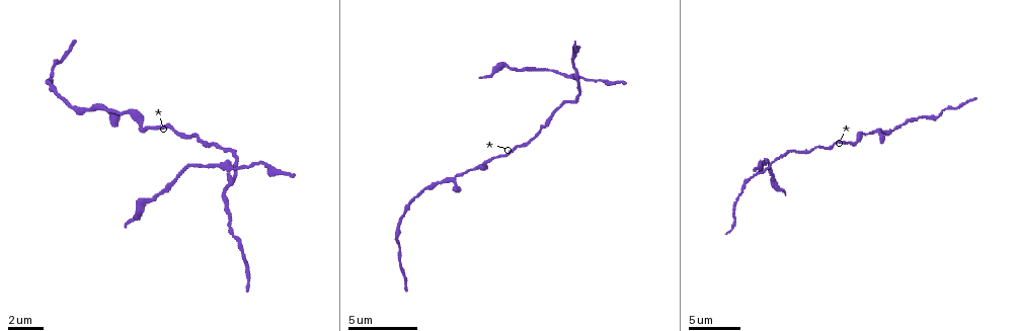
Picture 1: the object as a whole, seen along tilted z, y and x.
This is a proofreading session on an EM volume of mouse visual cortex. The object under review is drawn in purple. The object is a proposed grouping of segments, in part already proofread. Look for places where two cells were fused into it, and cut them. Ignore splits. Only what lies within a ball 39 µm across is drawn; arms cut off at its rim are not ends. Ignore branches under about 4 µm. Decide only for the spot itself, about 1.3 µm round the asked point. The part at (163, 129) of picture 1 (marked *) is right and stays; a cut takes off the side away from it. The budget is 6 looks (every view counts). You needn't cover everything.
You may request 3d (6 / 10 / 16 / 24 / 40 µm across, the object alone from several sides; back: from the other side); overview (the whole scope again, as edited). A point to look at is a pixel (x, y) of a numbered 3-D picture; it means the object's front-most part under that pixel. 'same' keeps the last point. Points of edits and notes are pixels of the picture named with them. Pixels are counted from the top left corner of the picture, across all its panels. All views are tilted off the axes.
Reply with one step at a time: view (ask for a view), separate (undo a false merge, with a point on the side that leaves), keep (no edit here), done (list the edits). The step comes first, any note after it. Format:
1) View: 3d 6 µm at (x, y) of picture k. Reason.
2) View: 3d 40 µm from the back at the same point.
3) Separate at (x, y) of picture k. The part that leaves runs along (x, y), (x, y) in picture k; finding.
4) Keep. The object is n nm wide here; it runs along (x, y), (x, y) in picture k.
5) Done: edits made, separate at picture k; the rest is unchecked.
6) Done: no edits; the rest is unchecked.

View: 3d 10 µm at (144, 130) of picture 1. Sudden change in width.

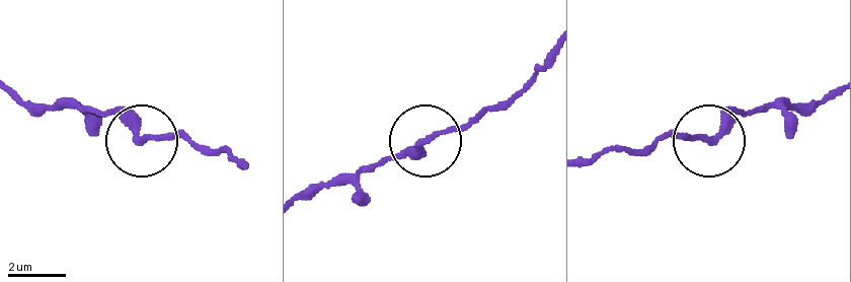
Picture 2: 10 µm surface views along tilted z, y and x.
View: 3d 10 µm from the back at (711, 138) of picture 2.

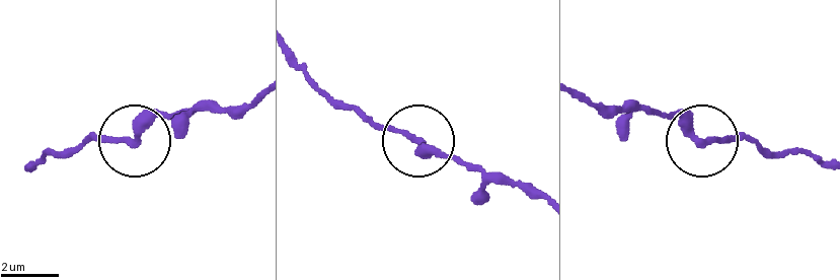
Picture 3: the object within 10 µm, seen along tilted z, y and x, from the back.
Keep. It runs along (739, 141), (702, 138), (664, 113) in picture 3; one cell here.

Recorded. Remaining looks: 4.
View: 3d 16 µm at (893, 129) of picture 1. A narrow waist.

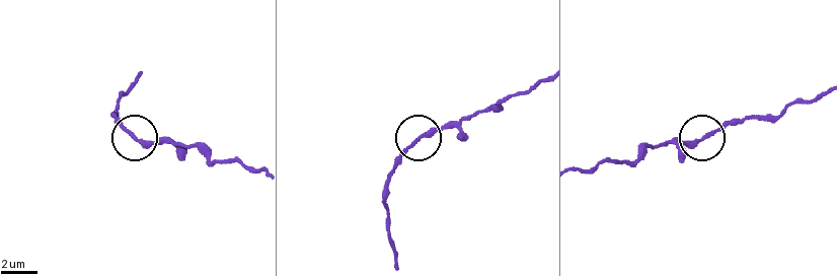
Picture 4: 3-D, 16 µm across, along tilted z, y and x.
Keep. It runs along (609, 162), (634, 159), (651, 145), (697, 140), (738, 119) in picture 4; all the same cell.

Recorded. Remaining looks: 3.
View: 3d 16 µm at (224, 167) of picture 1. Looks like a crossing.

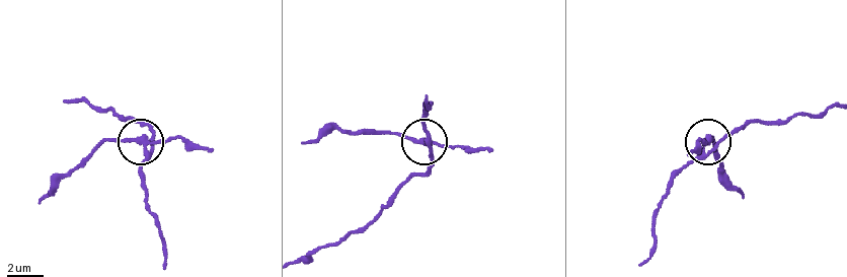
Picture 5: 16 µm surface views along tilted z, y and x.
View: 3d 6 µm at (708, 142) of picture 5.

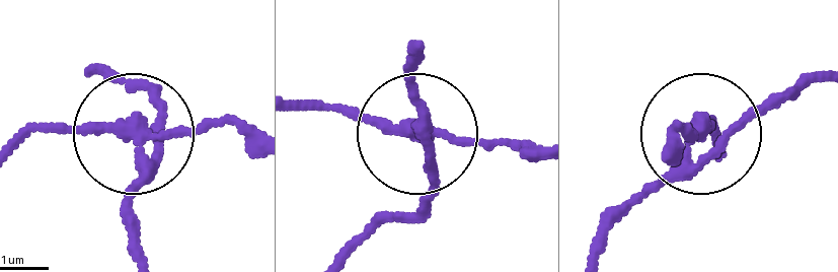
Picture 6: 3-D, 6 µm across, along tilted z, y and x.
Separate at (59, 123) of picture 6. The part that leaves runs along (131, 127), (36, 126), (13, 138) in picture 6; two cells meet here.

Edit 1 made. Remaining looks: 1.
Done: edits made, separate at picture 6; the rest is unchecked.

